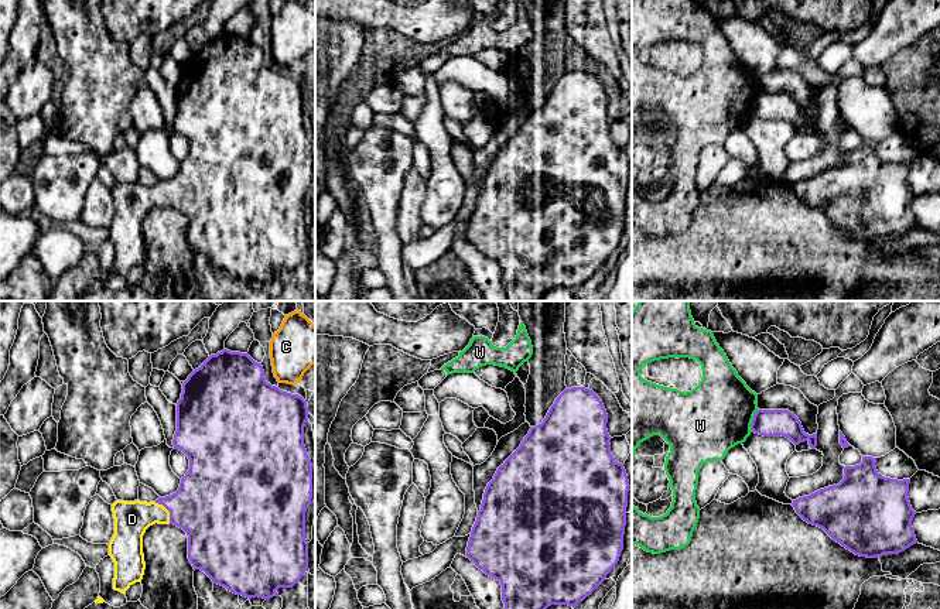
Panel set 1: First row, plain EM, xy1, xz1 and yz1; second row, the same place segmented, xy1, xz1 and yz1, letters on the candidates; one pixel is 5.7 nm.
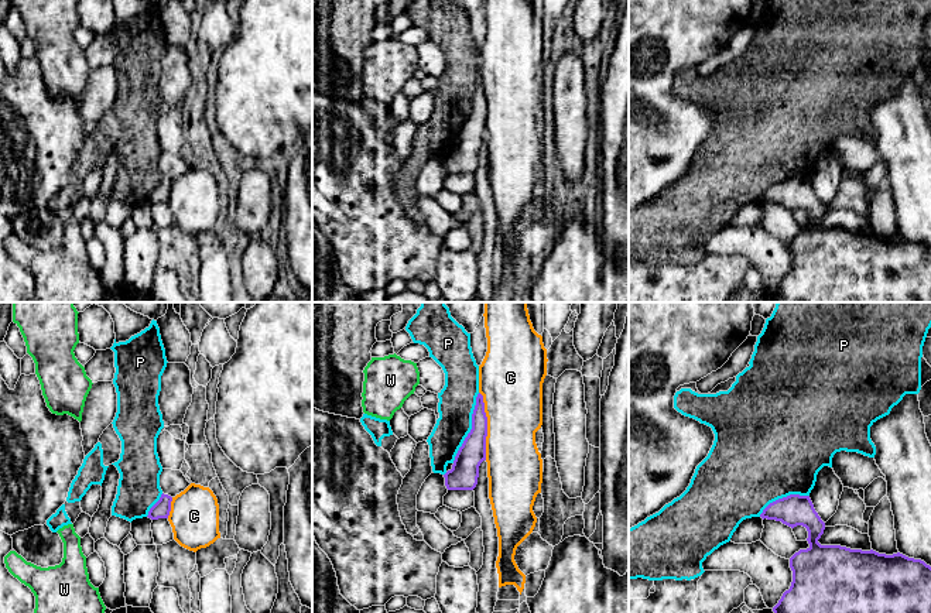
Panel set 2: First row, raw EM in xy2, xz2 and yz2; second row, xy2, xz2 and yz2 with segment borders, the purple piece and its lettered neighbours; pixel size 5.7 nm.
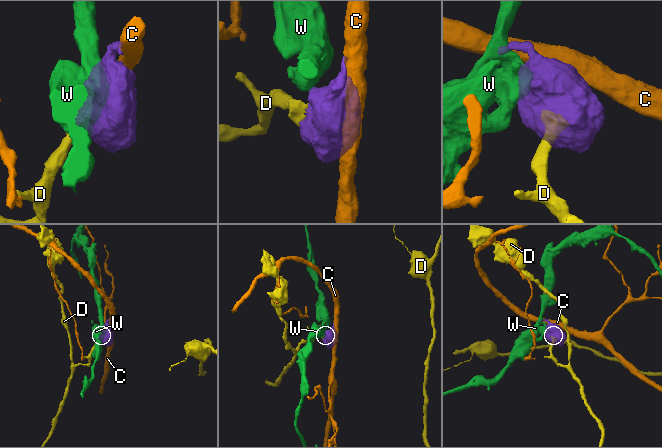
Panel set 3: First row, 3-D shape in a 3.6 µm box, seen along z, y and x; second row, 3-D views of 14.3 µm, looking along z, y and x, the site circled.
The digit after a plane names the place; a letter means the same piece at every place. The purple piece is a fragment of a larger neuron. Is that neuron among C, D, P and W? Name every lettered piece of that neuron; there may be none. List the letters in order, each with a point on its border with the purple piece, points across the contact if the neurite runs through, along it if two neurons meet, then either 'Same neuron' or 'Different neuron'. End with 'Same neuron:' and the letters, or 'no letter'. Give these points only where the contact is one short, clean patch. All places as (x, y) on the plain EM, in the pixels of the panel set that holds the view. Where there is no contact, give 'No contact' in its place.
C: Touches purple at xz2 (486, 109). Different neuron
D: Touches purple at xy1 (167, 192). Path across: xy1 (211, 188), (167, 192), (132, 202). Same neuron
P: Touches purple at xz2 (472, 112). Different neuron
W: Touches purple at yz1 (752, 103). Boundary: yz1 (758, 92), (751, 115). Different neuron
Same neuron: D

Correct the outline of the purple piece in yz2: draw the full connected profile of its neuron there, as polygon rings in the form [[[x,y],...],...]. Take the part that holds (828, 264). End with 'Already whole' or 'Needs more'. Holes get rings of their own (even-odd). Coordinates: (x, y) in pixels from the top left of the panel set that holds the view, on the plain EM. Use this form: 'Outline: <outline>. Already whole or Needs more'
Outline: [[[790,178],[787,181],[778,182],[770,186],[760,201],[764,203],[776,203],[781,205],[783,208],[794,212],[797,209],[802,209],[808,215],[808,227],[807,233],[800,233],[790,242],[790,251],[793,254],[793,266],[788,274],[785,274],[778,284],[778,287],[773,291],[774,302],[931,302],[931,250],[927,249],[921,243],[908,242],[900,236],[893,239],[879,237],[873,233],[862,234],[862,233],[850,233],[841,229],[821,229],[818,223],[824,218],[825,206],[821,203],[818,196],[814,192],[814,188],[810,179],[800,179],[800,178]]]. Already whole

